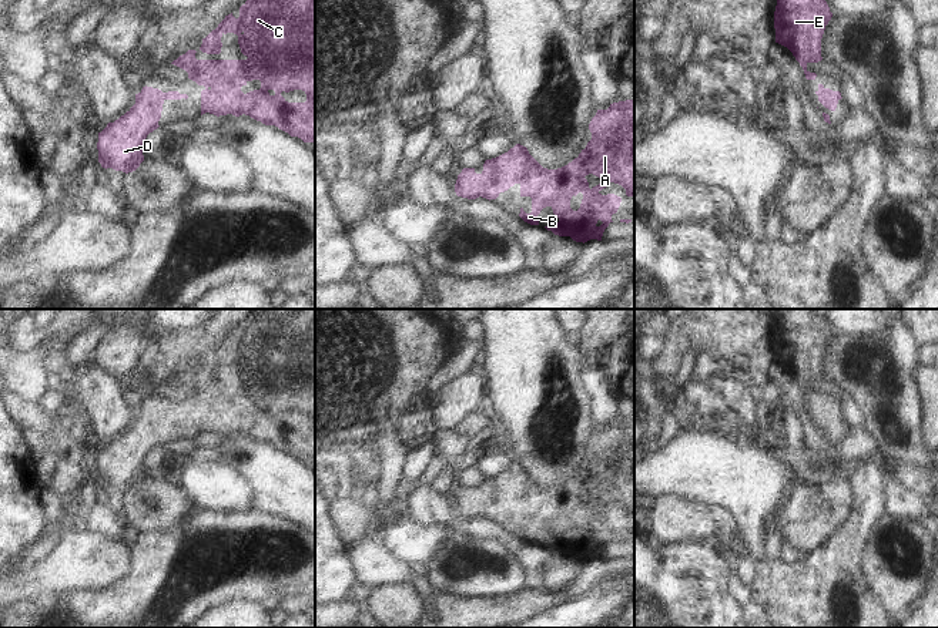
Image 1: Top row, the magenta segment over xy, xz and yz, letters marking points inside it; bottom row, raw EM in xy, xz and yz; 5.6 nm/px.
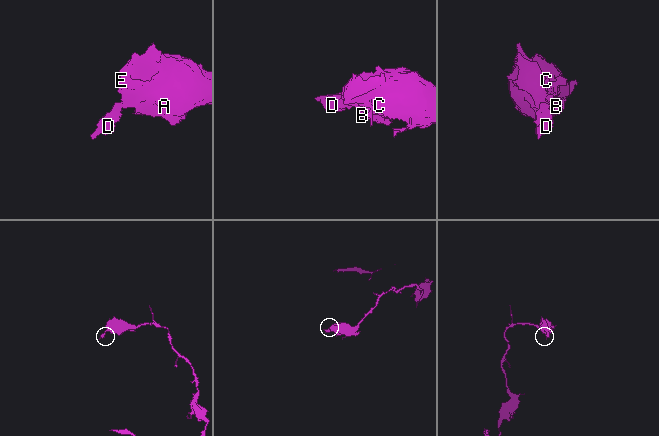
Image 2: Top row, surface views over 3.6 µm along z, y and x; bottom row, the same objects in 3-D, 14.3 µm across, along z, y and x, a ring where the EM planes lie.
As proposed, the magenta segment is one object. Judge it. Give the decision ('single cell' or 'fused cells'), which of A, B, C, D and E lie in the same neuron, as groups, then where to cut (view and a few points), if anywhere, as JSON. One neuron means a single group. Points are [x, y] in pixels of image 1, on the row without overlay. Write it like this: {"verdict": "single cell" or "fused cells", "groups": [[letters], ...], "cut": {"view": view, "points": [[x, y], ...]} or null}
{"verdict": "single cell", "groups": [["A", "B", "C", "D", "E"]], "cut": null}

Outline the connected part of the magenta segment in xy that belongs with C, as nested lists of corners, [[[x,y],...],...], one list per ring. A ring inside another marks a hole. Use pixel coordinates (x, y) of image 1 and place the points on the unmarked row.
[[[255,309],[239,326],[239,336],[235,337],[232,332],[225,335],[218,346],[202,357],[200,369],[207,373],[220,373],[221,356],[227,352],[238,355],[241,372],[248,376],[247,379],[197,379],[197,370],[188,369],[171,382],[185,389],[190,399],[205,406],[201,410],[201,434],[205,431],[217,436],[245,433],[265,444],[275,444],[304,461],[315,461],[315,309]],[[252,399],[259,399],[261,407],[244,413],[241,406]],[[294,409],[302,409],[306,413],[306,420],[288,422],[281,414],[282,410]]]

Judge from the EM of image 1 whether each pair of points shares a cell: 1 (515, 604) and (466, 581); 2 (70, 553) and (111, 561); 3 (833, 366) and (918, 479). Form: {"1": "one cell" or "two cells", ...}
{"1": "two cells", "2": "one cell", "3": "two cells"}

